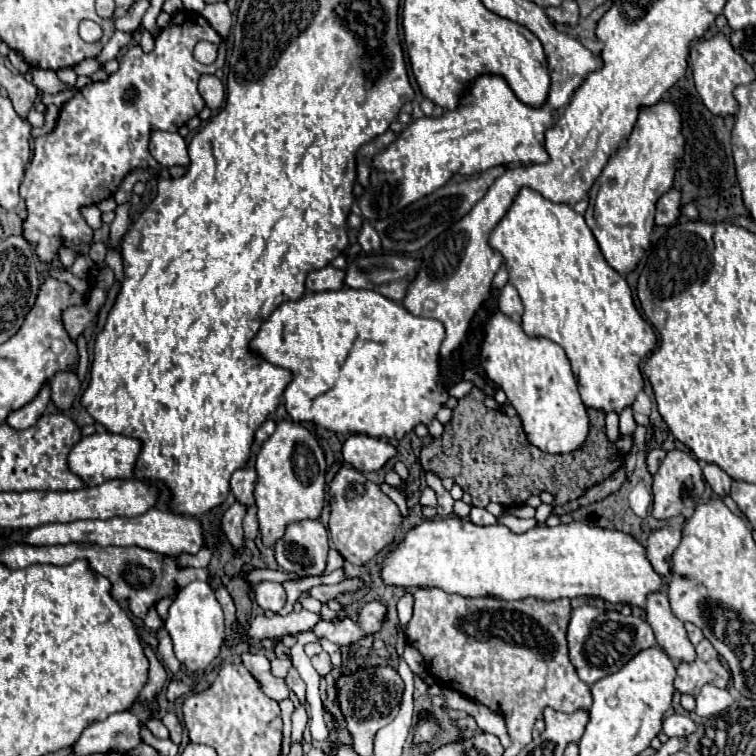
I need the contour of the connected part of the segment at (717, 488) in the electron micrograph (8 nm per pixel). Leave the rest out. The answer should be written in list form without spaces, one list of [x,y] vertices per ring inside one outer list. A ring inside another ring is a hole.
[[[703,465],[703,475],[705,475],[705,481],[711,485],[711,489],[713,489],[721,499],[731,493],[731,483],[733,483],[733,479],[731,479],[723,469],[719,469],[717,465]]]

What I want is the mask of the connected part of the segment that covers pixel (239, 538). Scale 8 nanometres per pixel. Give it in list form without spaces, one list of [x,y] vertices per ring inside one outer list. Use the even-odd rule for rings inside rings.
[[[235,501],[225,513],[223,513],[223,519],[221,519],[221,525],[223,525],[223,531],[229,539],[229,543],[235,547],[235,549],[241,549],[243,547],[243,529],[241,529],[241,521],[247,513],[247,507],[239,501]]]

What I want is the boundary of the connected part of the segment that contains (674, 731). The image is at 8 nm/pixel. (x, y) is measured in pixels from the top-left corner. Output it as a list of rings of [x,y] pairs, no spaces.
[[[671,715],[663,721],[663,731],[667,737],[687,737],[697,729],[697,725],[693,723],[693,719],[689,715]]]

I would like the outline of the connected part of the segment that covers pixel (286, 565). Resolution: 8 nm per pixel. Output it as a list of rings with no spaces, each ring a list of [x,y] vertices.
[[[299,521],[289,525],[285,537],[275,545],[279,567],[303,579],[325,571],[327,551],[329,537],[321,521]]]

